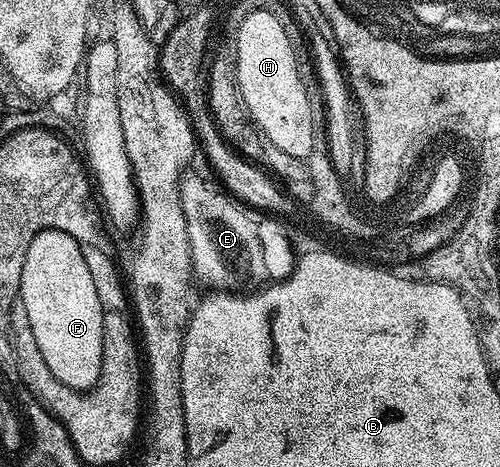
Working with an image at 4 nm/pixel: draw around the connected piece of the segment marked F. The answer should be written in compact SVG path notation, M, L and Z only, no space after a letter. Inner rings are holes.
M54 230L37 234L32 244L28 244L28 256L24 256L24 272L20 276L18 293L28 312L28 324L32 324L32 336L36 336L36 348L40 348L40 356L44 356L44 364L48 364L52 376L73 390L85 392L94 389L102 371L104 311L84 262L84 252L75 238L68 236L68 232Z

